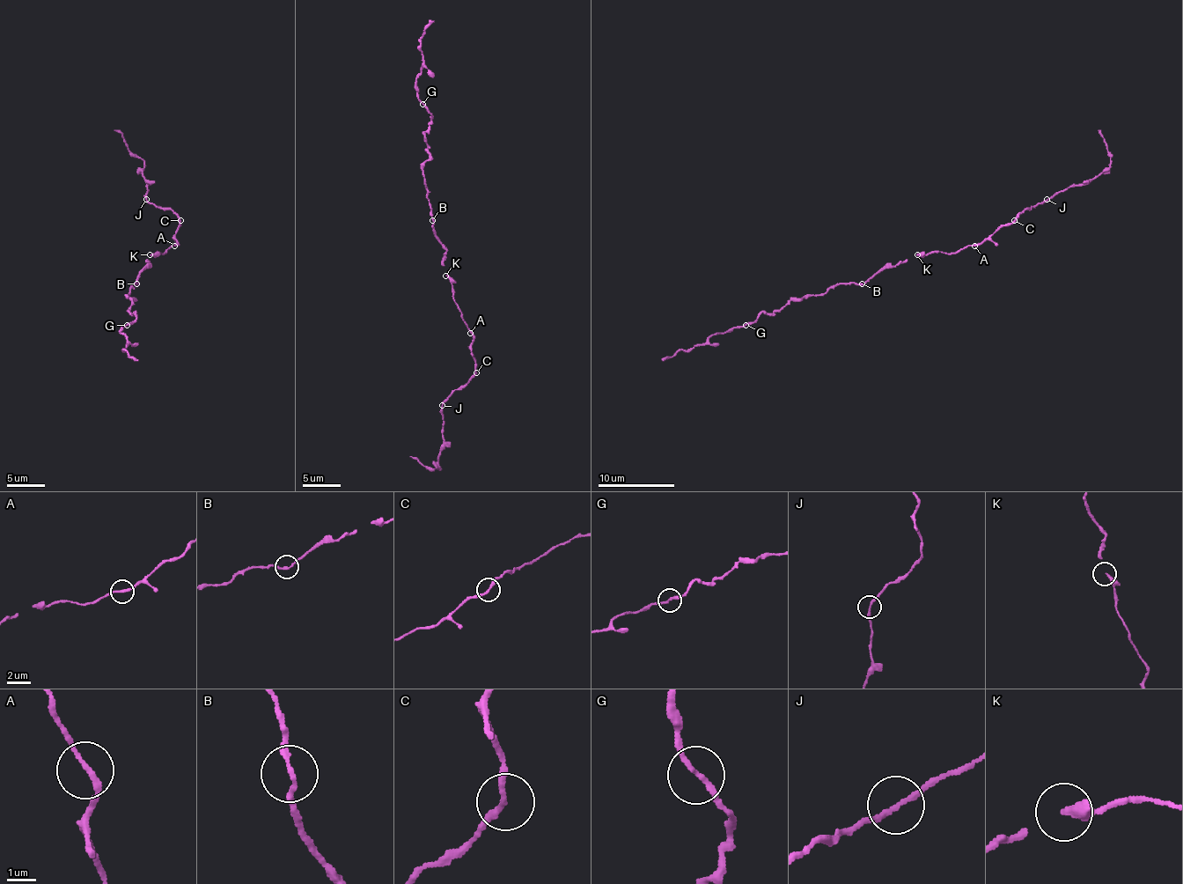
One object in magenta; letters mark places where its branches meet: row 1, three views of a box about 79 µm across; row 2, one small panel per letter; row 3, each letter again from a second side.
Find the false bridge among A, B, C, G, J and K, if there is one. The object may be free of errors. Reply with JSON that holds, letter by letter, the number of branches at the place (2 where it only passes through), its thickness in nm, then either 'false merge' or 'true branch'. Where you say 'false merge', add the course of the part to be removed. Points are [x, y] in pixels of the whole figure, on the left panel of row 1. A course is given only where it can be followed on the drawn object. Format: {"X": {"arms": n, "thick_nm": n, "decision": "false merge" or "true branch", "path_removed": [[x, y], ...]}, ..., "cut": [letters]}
{"A": {"arms": 2, "thick_nm": 180, "decision": "true branch"}, "B": {"arms": 2, "thick_nm": 190, "decision": "true branch"}, "C": {"arms": 2, "thick_nm": 190, "decision": "true branch"}, "G": {"arms": 2, "thick_nm": 190, "decision": "true branch"}, "J": {"arms": 2, "thick_nm": 190, "decision": "true branch"}, "K": {"arms": 2, "thick_nm": 220, "decision": "true branch"}, "cut": []}

